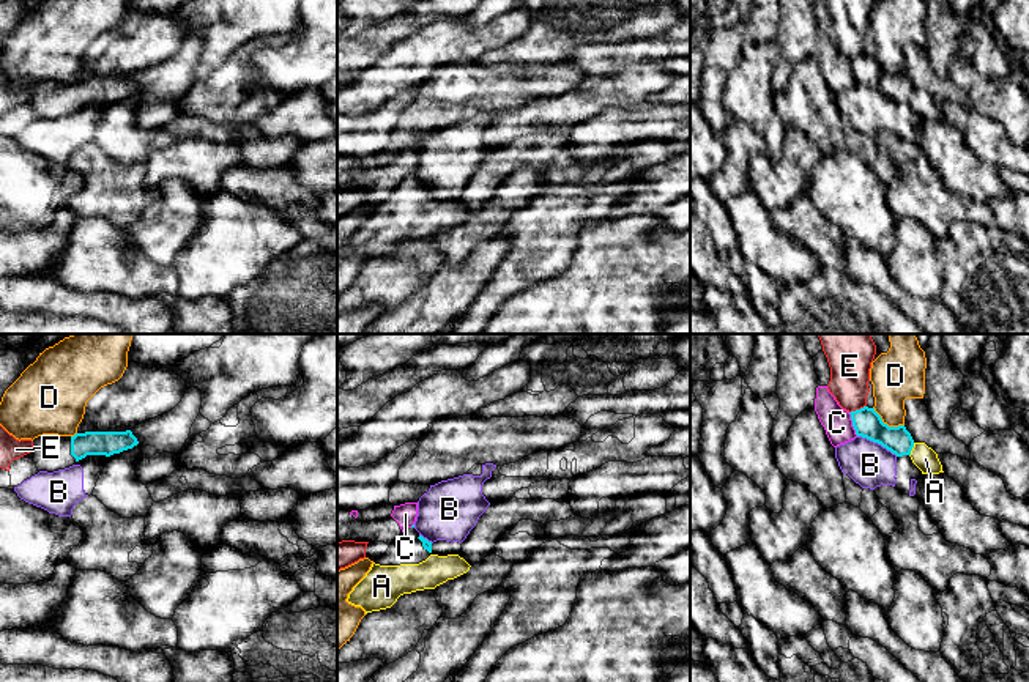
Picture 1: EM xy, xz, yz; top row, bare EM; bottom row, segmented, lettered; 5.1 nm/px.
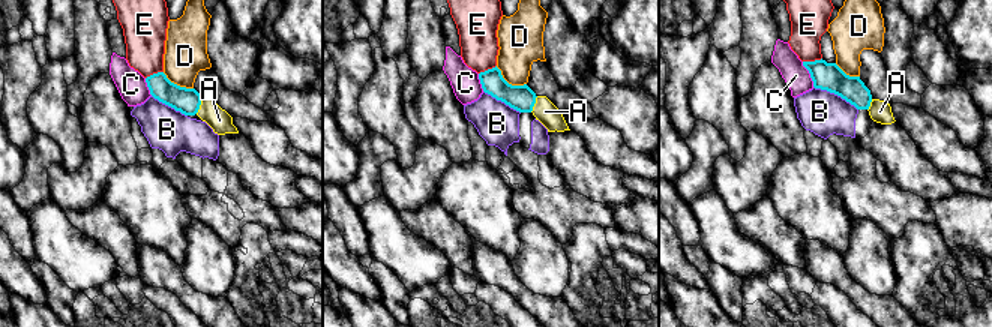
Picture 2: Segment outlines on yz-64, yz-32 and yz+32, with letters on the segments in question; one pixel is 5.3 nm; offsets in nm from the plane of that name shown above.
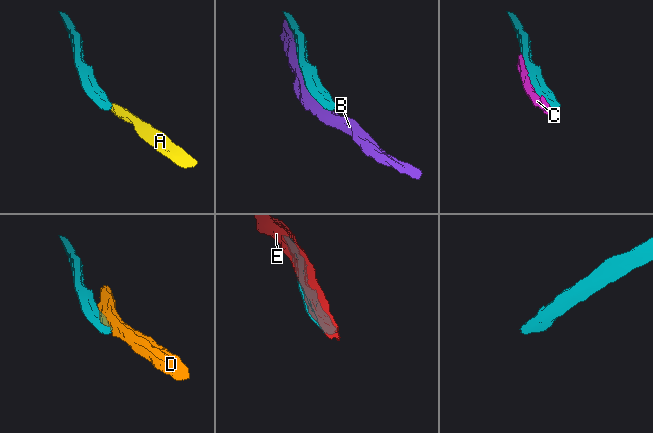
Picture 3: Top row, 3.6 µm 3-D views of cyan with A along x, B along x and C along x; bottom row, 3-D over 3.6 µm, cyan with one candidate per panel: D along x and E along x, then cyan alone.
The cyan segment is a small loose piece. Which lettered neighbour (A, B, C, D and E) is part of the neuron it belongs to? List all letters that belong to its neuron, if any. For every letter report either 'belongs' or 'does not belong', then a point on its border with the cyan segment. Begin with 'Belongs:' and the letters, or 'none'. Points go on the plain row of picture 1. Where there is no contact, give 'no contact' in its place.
Belongs: A
A: belongs; contact yz (911, 96)
B: does not belong; contact yz (878, 90)
C: does not belong; contact yz (853, 71)
D: does not belong; contact yz (886, 71)
E: does not belong; contact yz (858, 57)

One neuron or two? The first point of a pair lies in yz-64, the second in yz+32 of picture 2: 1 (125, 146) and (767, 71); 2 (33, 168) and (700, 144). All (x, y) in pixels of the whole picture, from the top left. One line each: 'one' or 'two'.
1: one
2: one

